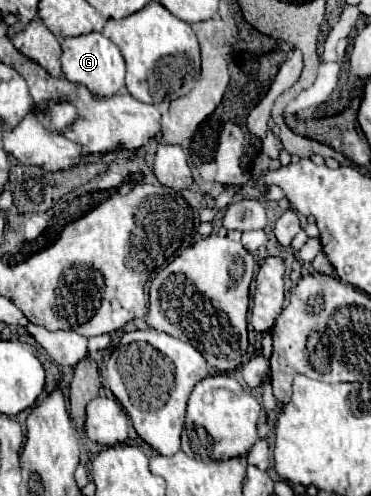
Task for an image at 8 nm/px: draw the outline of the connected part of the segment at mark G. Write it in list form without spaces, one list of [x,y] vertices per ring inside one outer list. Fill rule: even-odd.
[[[88,33],[80,37],[62,39],[62,73],[68,81],[88,87],[88,91],[98,99],[108,99],[124,91],[126,65],[120,49],[106,39],[102,33]]]

